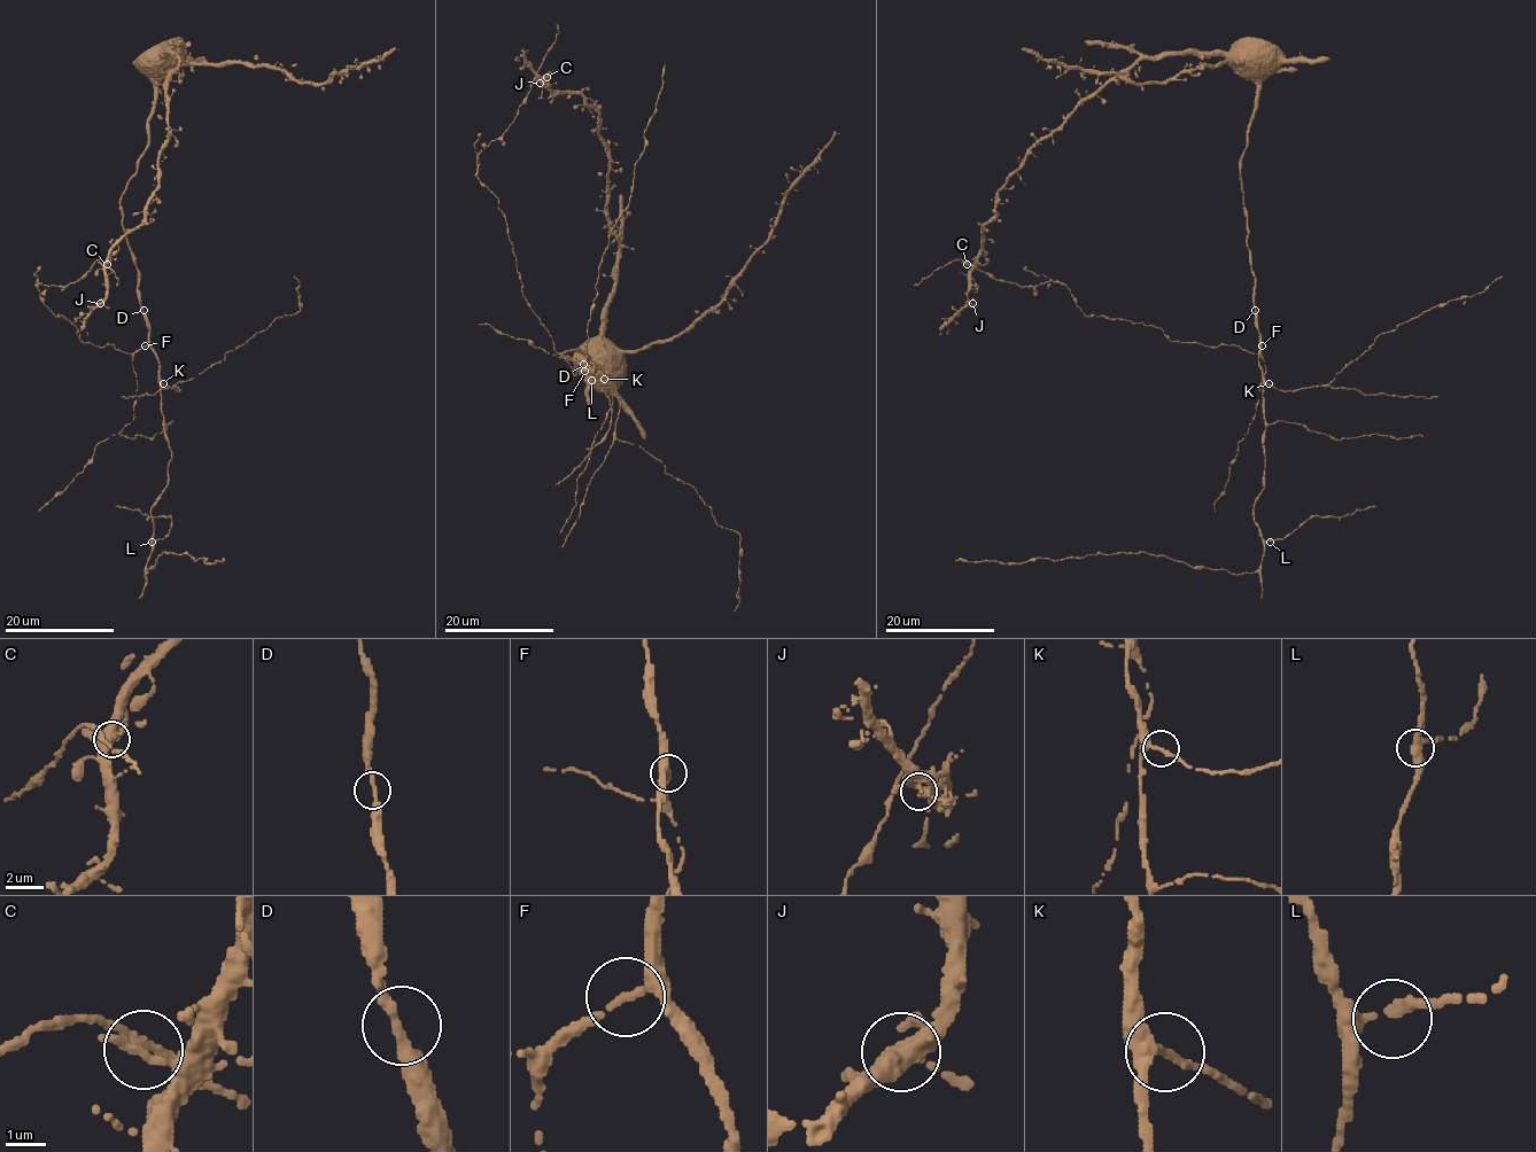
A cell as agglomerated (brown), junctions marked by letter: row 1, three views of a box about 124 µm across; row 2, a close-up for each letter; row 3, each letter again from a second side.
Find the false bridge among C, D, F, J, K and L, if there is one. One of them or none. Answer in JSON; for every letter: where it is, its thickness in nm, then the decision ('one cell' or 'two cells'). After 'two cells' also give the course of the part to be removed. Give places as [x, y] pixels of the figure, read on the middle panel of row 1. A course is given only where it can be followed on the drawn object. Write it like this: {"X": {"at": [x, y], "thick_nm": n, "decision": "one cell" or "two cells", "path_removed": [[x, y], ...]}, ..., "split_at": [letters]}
{"C": {"at": [547, 77], "thick_nm": 220, "decision": "one cell"}, "D": {"at": [583, 364], "thick_nm": 280, "decision": "one cell"}, "F": {"at": [584, 371], "thick_nm": 220, "decision": "one cell"}, "J": {"at": [540, 83], "thick_nm": 240, "decision": "one cell"}, "K": {"at": [604, 379], "thick_nm": 240, "decision": "one cell"}, "L": {"at": [591, 380], "thick_nm": 240, "decision": "one cell"}, "split_at": []}

